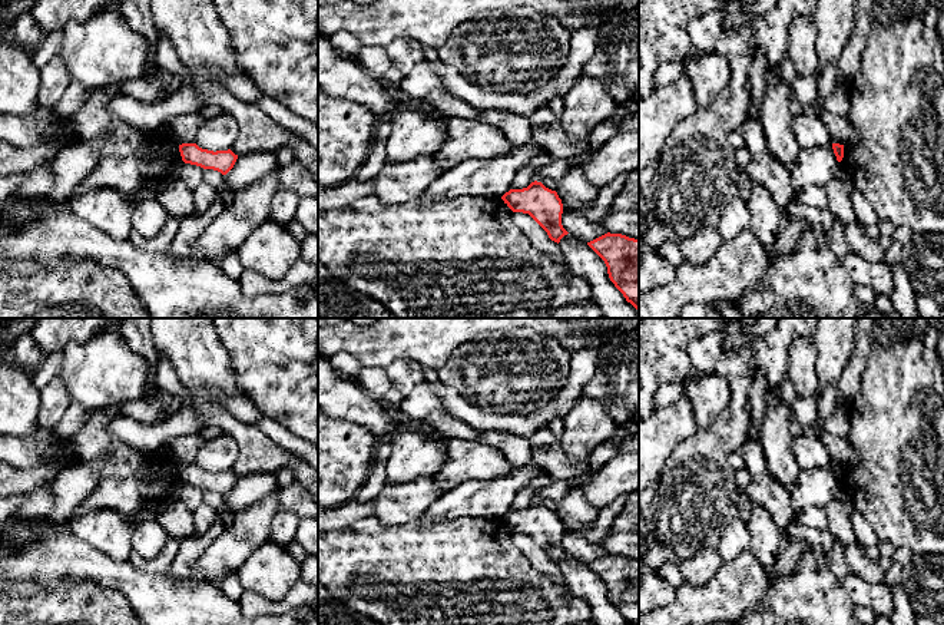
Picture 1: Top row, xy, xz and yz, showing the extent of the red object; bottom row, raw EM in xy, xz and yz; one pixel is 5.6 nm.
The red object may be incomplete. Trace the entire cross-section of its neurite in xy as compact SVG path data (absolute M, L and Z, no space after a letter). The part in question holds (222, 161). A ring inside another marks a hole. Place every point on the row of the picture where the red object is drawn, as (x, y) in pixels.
M196 143L179 145L179 152L185 163L196 165L203 169L213 169L226 175L235 165L238 155L228 151L208 151L199 148Z

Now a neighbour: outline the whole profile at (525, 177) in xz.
M540 151L526 166L523 166L511 182L510 189L523 189L534 182L536 171L547 165L553 158L549 152Z

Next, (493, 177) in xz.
M533 140L513 146L511 152L490 159L466 159L444 171L421 198L460 195L501 198L510 191L514 175L546 148Z

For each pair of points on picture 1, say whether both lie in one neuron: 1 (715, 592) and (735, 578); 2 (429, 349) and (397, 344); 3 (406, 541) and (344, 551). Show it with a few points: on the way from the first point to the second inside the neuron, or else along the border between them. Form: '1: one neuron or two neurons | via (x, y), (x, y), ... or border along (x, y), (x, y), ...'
1: one neuron | via (719, 591), (731, 582)
2: one neuron | via (421, 344), (404, 344)
3: one neuron | via (390, 546), (360, 548)

